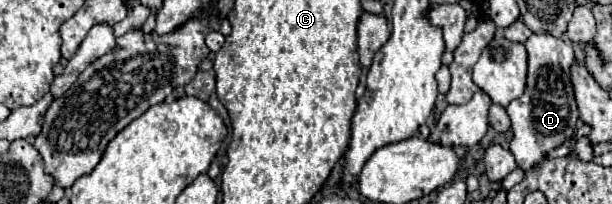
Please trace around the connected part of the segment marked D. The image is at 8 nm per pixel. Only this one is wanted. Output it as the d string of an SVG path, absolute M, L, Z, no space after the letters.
M532 35L524 43L528 49L528 83L520 99L514 99L506 111L512 121L510 153L522 171L538 167L548 151L560 147L576 131L578 107L570 83L570 65L574 63L572 45L552 35Z

